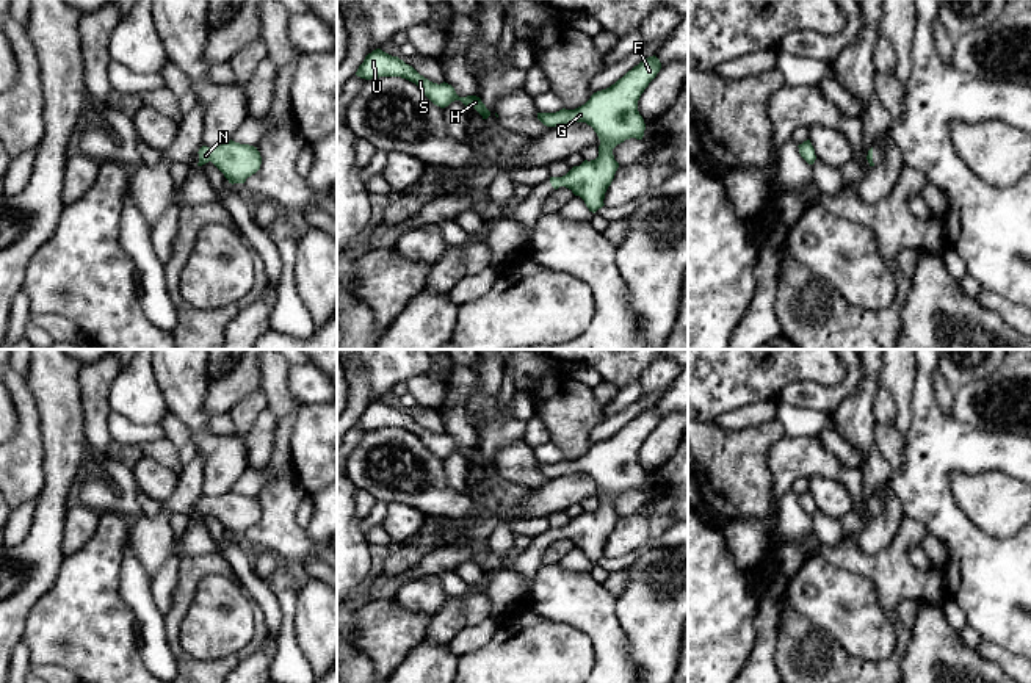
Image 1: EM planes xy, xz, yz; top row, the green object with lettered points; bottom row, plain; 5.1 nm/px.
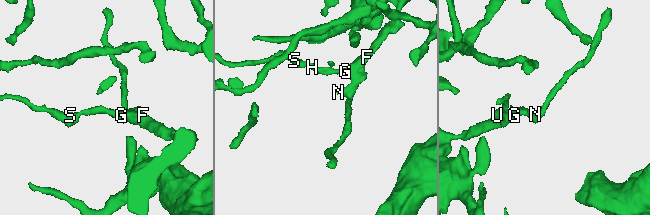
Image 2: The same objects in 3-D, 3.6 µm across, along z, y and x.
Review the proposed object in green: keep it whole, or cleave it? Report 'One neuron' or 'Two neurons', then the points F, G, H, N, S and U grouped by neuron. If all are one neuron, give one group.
One neuron. Groups: F G H N S U

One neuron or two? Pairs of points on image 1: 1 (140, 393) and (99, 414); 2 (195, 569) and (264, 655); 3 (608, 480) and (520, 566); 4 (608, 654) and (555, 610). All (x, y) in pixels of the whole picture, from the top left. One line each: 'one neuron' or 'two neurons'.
1: two neurons
2: two neurons
3: one neuron
4: one neuron

